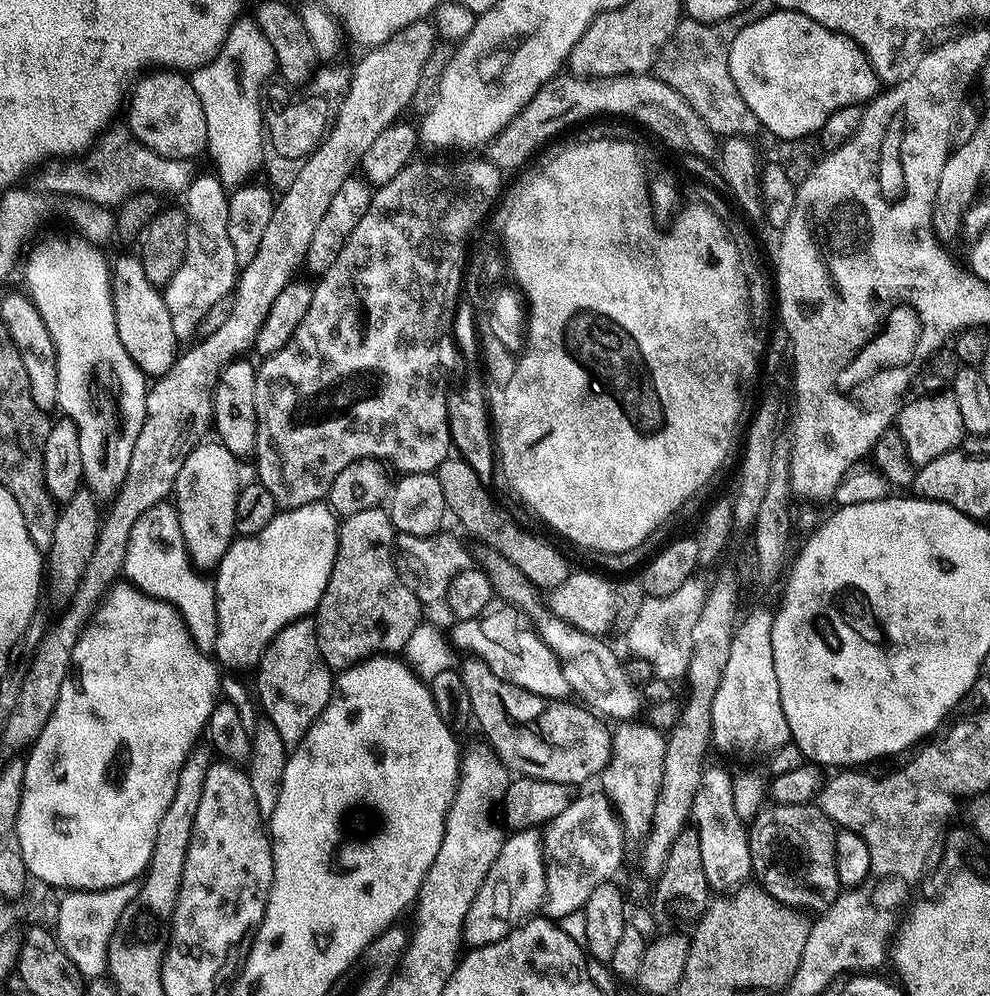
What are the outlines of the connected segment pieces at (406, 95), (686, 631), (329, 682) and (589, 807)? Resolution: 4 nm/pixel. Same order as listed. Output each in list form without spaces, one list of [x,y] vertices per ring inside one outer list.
[[[423,19],[398,30],[386,43],[377,44],[363,53],[365,56],[352,72],[348,93],[339,101],[323,140],[308,156],[298,178],[294,178],[290,187],[283,189],[274,214],[270,214],[270,223],[262,233],[258,254],[254,254],[249,264],[243,265],[230,296],[226,322],[222,322],[222,327],[214,334],[203,337],[199,341],[201,344],[185,352],[183,349],[174,366],[151,381],[146,398],[146,418],[142,422],[142,430],[138,430],[134,454],[130,454],[130,470],[126,470],[122,486],[111,497],[109,504],[112,505],[103,513],[94,554],[90,554],[90,562],[86,562],[86,570],[82,570],[78,586],[70,593],[69,600],[72,601],[68,609],[61,614],[60,620],[47,625],[44,636],[31,653],[28,673],[23,673],[18,706],[8,719],[8,725],[2,729],[2,736],[10,743],[31,746],[38,734],[42,734],[42,726],[50,722],[50,714],[54,714],[54,706],[58,706],[60,701],[62,686],[72,671],[74,646],[78,646],[78,638],[96,617],[108,589],[121,579],[134,522],[138,522],[150,506],[163,504],[173,495],[175,479],[193,449],[194,441],[203,441],[210,432],[212,390],[216,387],[220,369],[229,361],[253,351],[256,335],[270,312],[270,306],[274,306],[274,298],[278,298],[286,285],[292,283],[297,275],[296,267],[307,261],[310,238],[314,238],[314,229],[318,222],[322,222],[326,206],[330,206],[338,186],[342,186],[342,182],[361,167],[374,138],[397,123],[401,119],[400,111],[415,101],[422,70],[437,43],[435,23]]]
[[[699,578],[682,582],[674,594],[648,596],[642,602],[638,616],[626,624],[628,630],[628,652],[650,662],[655,675],[669,682],[683,681],[688,675],[692,658],[692,635],[694,626],[698,626],[698,616],[706,599],[704,584]]]
[[[303,618],[290,622],[286,627],[278,630],[276,637],[266,646],[261,654],[259,663],[254,668],[256,673],[256,696],[264,707],[267,723],[274,726],[278,738],[289,750],[302,742],[306,730],[320,717],[322,710],[334,695],[334,672],[322,658],[316,641],[316,622],[312,618]]]
[[[603,791],[593,796],[577,795],[554,819],[548,821],[542,832],[546,861],[546,890],[543,911],[547,919],[559,922],[566,914],[581,911],[584,904],[612,875],[624,860],[624,825],[612,803]]]

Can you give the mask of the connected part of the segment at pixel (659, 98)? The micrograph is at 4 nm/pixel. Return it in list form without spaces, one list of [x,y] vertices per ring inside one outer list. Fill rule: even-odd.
[[[557,74],[543,84],[538,94],[530,98],[528,105],[494,139],[488,141],[486,156],[498,169],[520,168],[539,144],[546,143],[551,136],[579,120],[588,120],[591,116],[628,116],[645,105],[662,105],[671,110],[677,107],[678,101],[677,92],[654,74],[595,77],[593,80]]]

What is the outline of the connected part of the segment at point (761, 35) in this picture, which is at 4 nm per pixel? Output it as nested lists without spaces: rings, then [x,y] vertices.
[[[774,10],[766,18],[750,22],[740,31],[728,51],[730,78],[738,86],[738,94],[746,98],[746,106],[754,110],[761,129],[773,132],[781,141],[811,137],[842,106],[864,106],[877,95],[876,71],[868,56],[848,36],[826,30],[801,12]]]

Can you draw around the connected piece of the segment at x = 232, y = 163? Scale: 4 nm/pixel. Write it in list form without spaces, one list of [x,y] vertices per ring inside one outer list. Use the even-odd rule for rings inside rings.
[[[236,19],[215,58],[195,69],[190,76],[194,94],[198,94],[198,102],[202,102],[206,114],[206,152],[212,155],[212,164],[216,167],[213,168],[214,175],[228,190],[239,188],[255,168],[261,167],[266,145],[264,115],[260,113],[260,87],[271,72],[273,75],[277,71],[274,46],[266,42],[255,19],[244,19]]]

